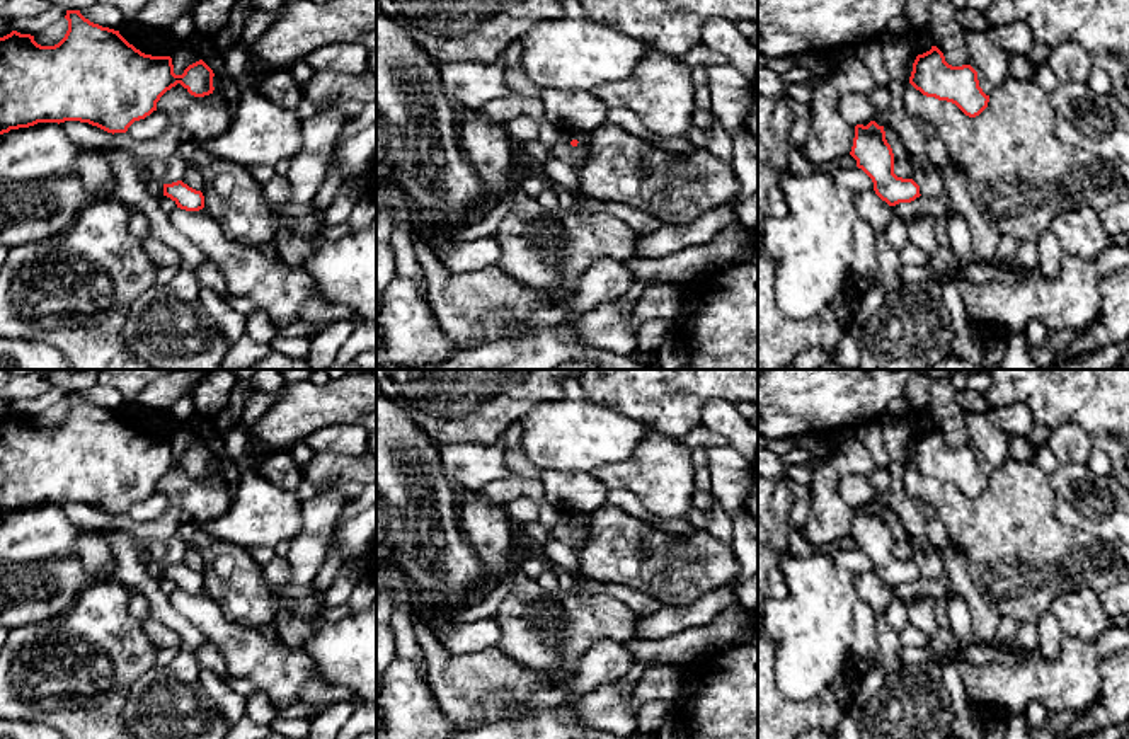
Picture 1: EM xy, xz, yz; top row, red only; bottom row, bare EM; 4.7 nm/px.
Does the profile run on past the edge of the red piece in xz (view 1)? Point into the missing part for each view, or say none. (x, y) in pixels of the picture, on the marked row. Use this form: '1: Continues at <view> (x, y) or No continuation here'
1: No continuation here

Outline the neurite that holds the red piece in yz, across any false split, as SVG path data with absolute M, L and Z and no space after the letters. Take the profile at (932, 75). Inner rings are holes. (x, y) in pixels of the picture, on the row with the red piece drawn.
M937 46L916 56L909 83L926 97L955 104L969 117L979 116L989 102L977 72L971 65L948 65Z

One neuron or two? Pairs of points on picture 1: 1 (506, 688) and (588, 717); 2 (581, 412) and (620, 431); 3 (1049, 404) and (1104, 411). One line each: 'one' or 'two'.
1: two
2: one
3: one

